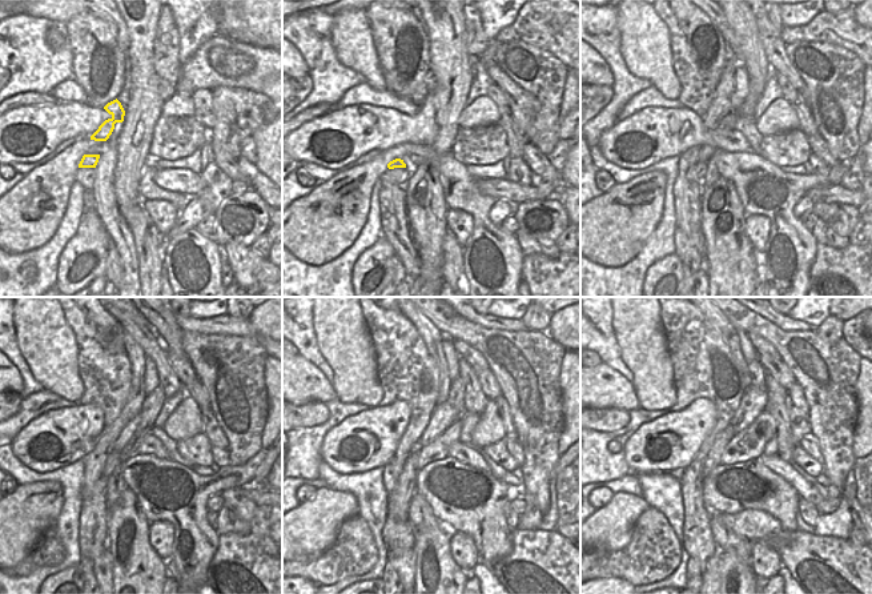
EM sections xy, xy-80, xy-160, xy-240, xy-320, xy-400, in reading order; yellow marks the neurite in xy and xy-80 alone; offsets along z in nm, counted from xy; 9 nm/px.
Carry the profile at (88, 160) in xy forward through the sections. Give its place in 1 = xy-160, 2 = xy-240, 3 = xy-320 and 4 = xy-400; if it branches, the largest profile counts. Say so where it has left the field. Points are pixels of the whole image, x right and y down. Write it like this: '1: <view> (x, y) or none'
1: xy-160 (706, 153)
2: xy-240 (131, 428)
3: xy-320 (445, 414)
4: xy-400 (752, 404)

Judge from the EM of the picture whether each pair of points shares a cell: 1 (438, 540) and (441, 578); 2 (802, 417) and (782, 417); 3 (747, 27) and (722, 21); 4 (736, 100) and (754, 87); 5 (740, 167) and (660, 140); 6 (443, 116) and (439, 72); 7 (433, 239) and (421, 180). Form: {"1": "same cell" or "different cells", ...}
{"1": "same cell", "2": "different cells", "3": "different cells", "4": "different cells", "5": "different cells", "6": "same cell", "7": "same cell"}

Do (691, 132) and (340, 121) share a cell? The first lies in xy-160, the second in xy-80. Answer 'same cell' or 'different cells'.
same cell

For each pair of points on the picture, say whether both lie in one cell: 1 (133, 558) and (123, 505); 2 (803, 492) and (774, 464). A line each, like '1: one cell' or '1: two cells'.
1: one cell
2: one cell

